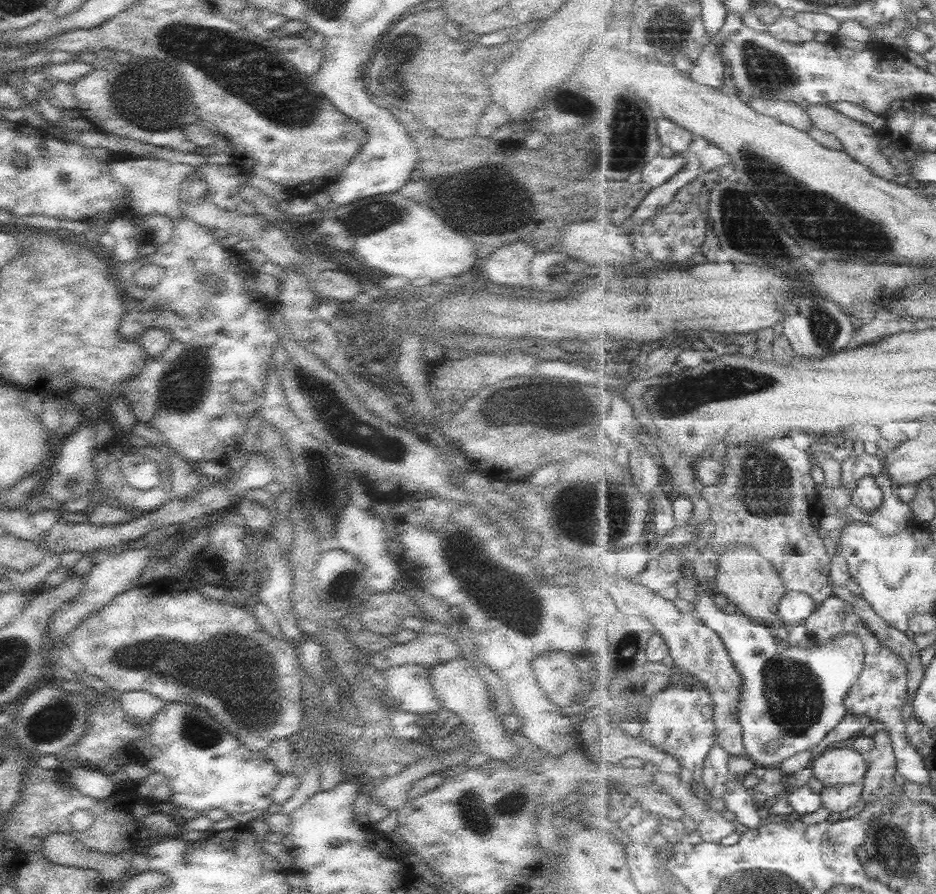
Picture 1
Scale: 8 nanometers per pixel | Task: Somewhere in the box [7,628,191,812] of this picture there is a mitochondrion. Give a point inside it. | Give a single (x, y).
(53, 718)

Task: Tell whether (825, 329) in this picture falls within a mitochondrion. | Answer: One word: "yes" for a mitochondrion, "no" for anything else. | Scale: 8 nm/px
yes

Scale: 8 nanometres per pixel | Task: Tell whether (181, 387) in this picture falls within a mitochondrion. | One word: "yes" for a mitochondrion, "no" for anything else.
yes

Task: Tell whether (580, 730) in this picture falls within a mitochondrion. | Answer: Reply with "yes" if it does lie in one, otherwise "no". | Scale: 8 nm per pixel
no

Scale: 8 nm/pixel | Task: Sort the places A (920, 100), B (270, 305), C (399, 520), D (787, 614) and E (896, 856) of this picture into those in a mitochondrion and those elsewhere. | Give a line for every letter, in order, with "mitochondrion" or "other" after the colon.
A: other
B: other
C: other
D: other
E: mitochondrion

